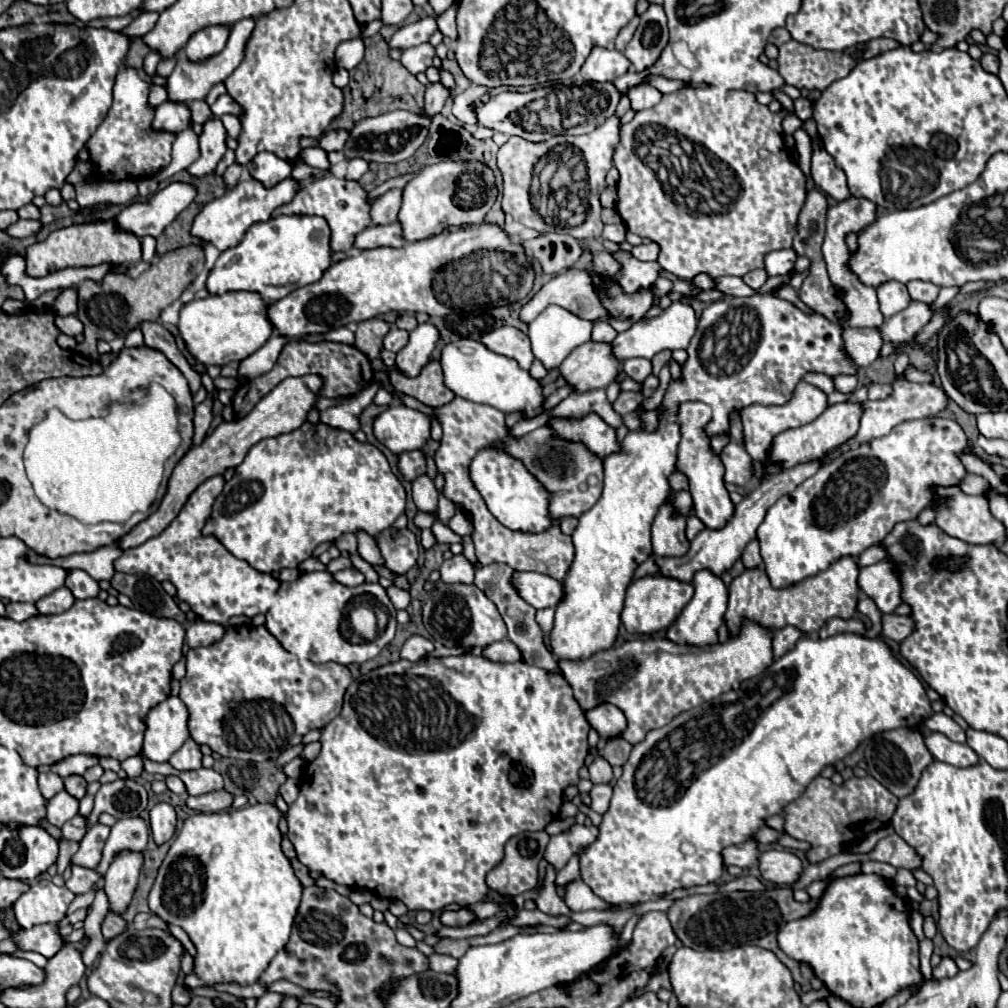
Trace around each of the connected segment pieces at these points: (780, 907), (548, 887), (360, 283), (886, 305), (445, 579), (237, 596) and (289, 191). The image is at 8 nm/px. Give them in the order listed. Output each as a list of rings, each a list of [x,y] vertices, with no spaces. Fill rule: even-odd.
[[[787,887],[771,889],[771,891],[733,891],[733,893],[713,893],[713,895],[691,895],[687,899],[675,901],[675,905],[667,911],[669,921],[673,925],[675,935],[681,939],[685,947],[691,949],[727,949],[727,945],[759,945],[777,955],[777,959],[787,965],[793,973],[793,979],[801,985],[803,991],[811,991],[809,981],[803,979],[799,971],[799,963],[781,953],[777,945],[779,925],[785,925],[785,919],[801,919],[809,915],[817,907],[817,901],[799,903],[793,899],[793,891]]]
[[[547,865],[547,873],[543,879],[543,893],[537,899],[537,909],[541,909],[547,915],[571,915],[571,909],[557,895],[553,881],[555,881],[555,869],[553,869],[553,865]]]
[[[481,223],[475,227],[451,227],[429,241],[407,243],[399,249],[369,249],[347,257],[331,265],[319,281],[269,303],[267,319],[279,335],[299,339],[327,333],[329,327],[343,327],[351,321],[361,323],[389,311],[427,313],[433,317],[447,316],[451,309],[469,309],[477,303],[515,303],[525,299],[531,287],[533,271],[523,271],[523,247],[511,243],[501,227]],[[487,253],[513,257],[519,271],[503,273],[503,265],[491,265],[489,261],[485,265],[479,261],[479,255]]]
[[[887,281],[887,283],[879,285],[877,287],[877,297],[879,297],[879,309],[885,315],[885,319],[903,311],[911,303],[907,287],[899,281]]]
[[[453,555],[451,559],[443,561],[443,565],[439,567],[441,579],[437,585],[443,585],[443,583],[467,583],[467,585],[471,585],[475,571],[476,569],[473,569],[471,563],[465,559],[465,555]]]
[[[221,475],[201,483],[161,535],[147,539],[139,547],[125,549],[123,555],[115,559],[113,567],[121,573],[143,573],[157,581],[171,581],[177,587],[177,597],[189,603],[195,615],[199,615],[203,621],[225,625],[237,615],[245,615],[249,619],[259,613],[265,615],[281,581],[271,573],[261,573],[247,561],[233,557],[215,537],[203,535],[211,507],[217,495],[223,491],[223,483],[225,479]]]
[[[287,177],[287,179],[279,181],[273,187],[265,187],[263,183],[259,183],[255,179],[241,181],[233,189],[229,189],[223,197],[213,199],[211,203],[207,203],[201,209],[201,213],[197,215],[197,219],[193,223],[193,235],[197,235],[197,237],[201,237],[201,239],[205,239],[209,243],[213,243],[219,251],[229,249],[229,247],[235,247],[243,239],[245,231],[253,223],[267,221],[271,217],[271,213],[279,205],[285,205],[287,201],[291,201],[295,197],[297,189],[299,189],[299,183],[293,177]]]

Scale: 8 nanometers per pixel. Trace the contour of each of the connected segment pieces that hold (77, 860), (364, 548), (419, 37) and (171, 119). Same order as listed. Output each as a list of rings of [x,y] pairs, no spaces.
[[[95,823],[85,837],[79,843],[79,851],[71,857],[71,865],[87,867],[87,869],[97,869],[101,861],[101,851],[103,851],[103,841],[107,841],[107,827],[101,823]]]
[[[363,531],[357,533],[357,539],[359,539],[359,553],[361,553],[361,557],[363,557],[365,561],[373,563],[373,565],[381,565],[381,567],[383,567],[385,561],[383,561],[383,557],[381,557],[381,553],[379,553],[379,547],[377,547],[375,539],[373,539],[371,535],[363,533]]]
[[[425,17],[419,19],[417,23],[411,25],[403,25],[397,29],[397,33],[391,37],[389,41],[389,49],[409,49],[421,43],[427,43],[429,37],[437,31],[437,21],[435,17]]]
[[[163,103],[155,109],[155,115],[161,115],[161,123],[153,121],[155,131],[167,131],[167,133],[179,133],[191,125],[191,113],[187,105],[171,105]]]

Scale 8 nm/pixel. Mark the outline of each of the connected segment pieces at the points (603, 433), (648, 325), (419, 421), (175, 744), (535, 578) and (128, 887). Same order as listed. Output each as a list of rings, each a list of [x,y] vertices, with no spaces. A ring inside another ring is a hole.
[[[587,415],[583,419],[551,419],[549,425],[567,441],[583,441],[597,457],[605,459],[619,449],[615,429],[611,429],[599,415]]]
[[[673,301],[673,305],[669,309],[665,309],[659,317],[653,317],[649,321],[637,321],[633,323],[633,327],[625,333],[619,333],[613,341],[611,341],[611,353],[615,355],[617,361],[625,361],[631,357],[645,357],[651,359],[655,353],[663,351],[663,349],[687,349],[691,337],[695,335],[697,329],[697,317],[695,311],[691,309],[689,303],[685,301]]]
[[[391,405],[373,421],[373,435],[393,453],[423,449],[429,439],[431,415],[405,405]]]
[[[167,697],[145,717],[141,755],[149,761],[165,763],[187,737],[187,707],[179,697]]]
[[[513,571],[511,585],[535,609],[555,607],[563,597],[563,585],[553,577],[535,571]]]
[[[119,853],[105,873],[105,893],[109,899],[109,909],[121,915],[135,893],[139,869],[143,865],[143,853]]]

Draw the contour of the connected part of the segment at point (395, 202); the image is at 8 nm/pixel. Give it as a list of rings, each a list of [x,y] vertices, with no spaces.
[[[389,189],[385,195],[377,197],[371,203],[371,223],[373,225],[389,225],[397,221],[397,213],[399,213],[399,205],[401,205],[401,191],[399,189]]]

